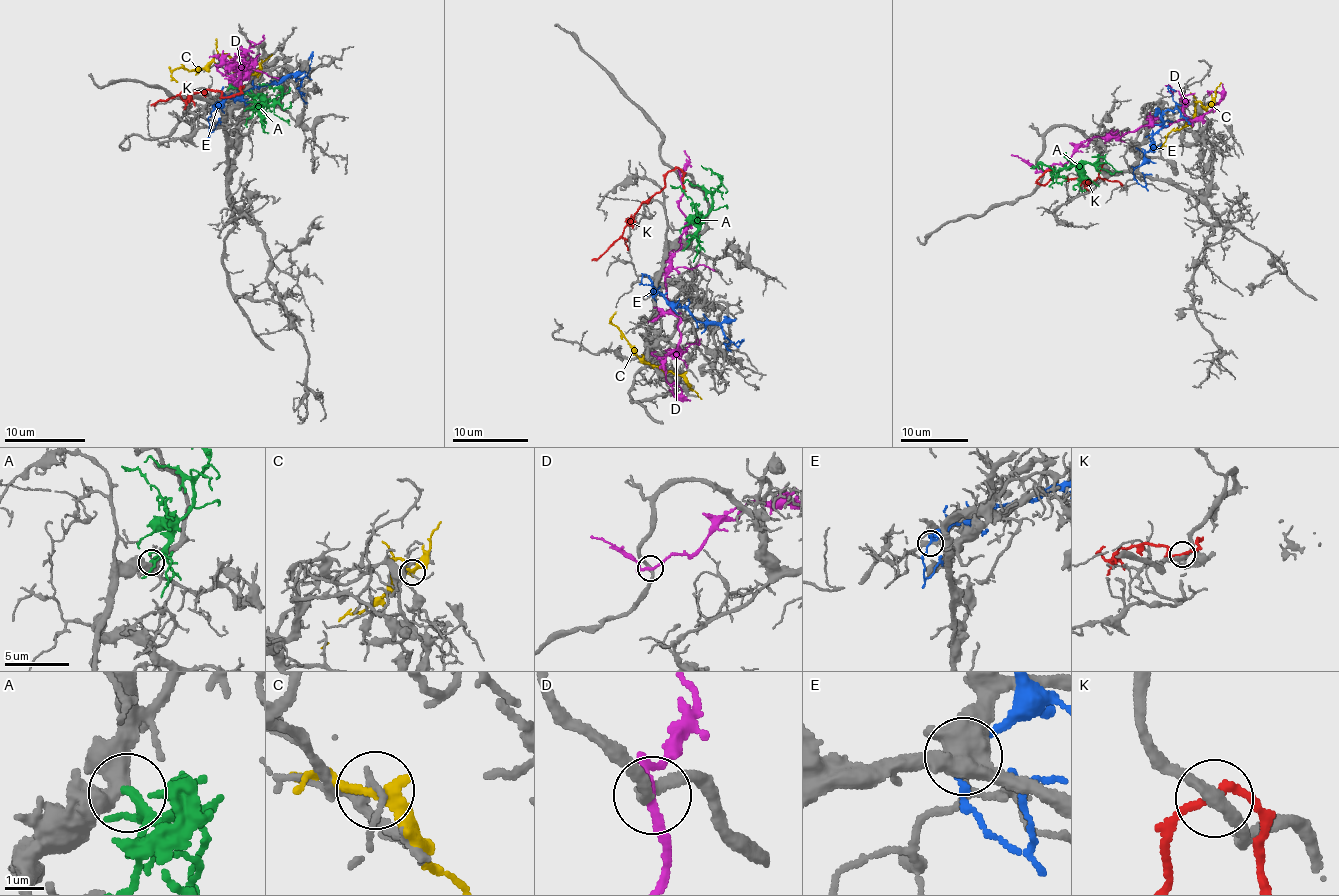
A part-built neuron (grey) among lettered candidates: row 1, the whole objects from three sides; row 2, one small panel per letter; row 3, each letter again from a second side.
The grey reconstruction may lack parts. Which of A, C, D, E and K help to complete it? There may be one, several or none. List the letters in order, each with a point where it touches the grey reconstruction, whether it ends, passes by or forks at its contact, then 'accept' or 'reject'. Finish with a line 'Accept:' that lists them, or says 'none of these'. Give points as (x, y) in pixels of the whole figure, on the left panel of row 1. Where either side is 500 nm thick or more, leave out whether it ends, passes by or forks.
A: meets grey at (251, 97); it passes by; accept
C: meets grey at (250, 74); it passes by; reject
D: meets grey at (237, 85); it passes by; reject
E: meets grey at (213, 110); it passes by; reject
K: meets grey at (231, 96); it passes by; reject
Accept: A

